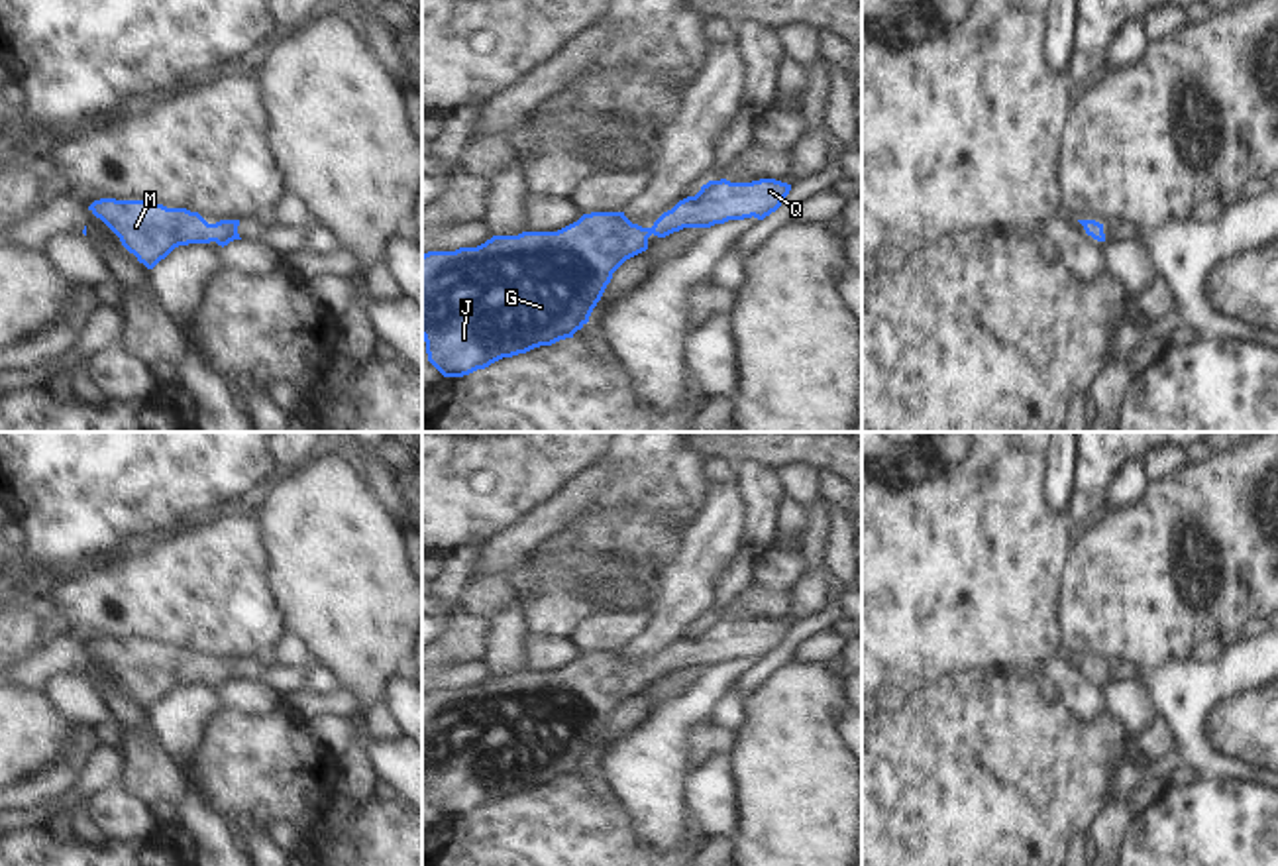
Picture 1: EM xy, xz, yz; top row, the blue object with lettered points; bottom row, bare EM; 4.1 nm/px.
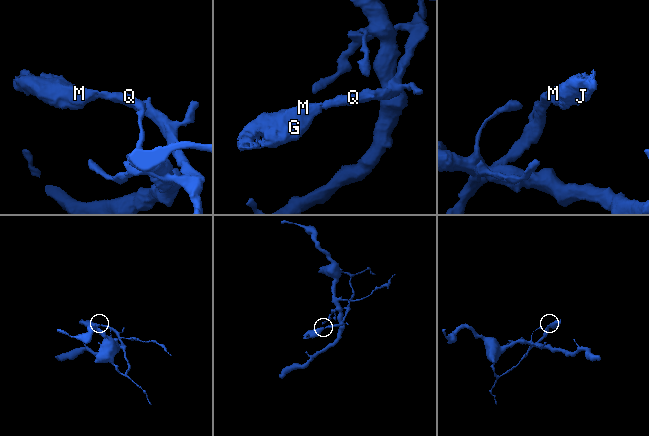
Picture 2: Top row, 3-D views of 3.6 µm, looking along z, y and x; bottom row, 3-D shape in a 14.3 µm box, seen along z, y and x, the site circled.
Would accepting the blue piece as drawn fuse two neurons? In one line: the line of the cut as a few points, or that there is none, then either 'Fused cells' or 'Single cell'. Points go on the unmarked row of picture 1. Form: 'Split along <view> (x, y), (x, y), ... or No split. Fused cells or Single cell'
No split. Single cell.

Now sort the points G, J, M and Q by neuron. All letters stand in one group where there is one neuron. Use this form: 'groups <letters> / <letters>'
groups G J M Q

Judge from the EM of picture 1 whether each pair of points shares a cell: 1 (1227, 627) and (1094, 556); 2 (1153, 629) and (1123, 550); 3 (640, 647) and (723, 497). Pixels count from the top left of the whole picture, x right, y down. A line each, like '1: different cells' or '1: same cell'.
1: same cell
2: same cell
3: same cell

